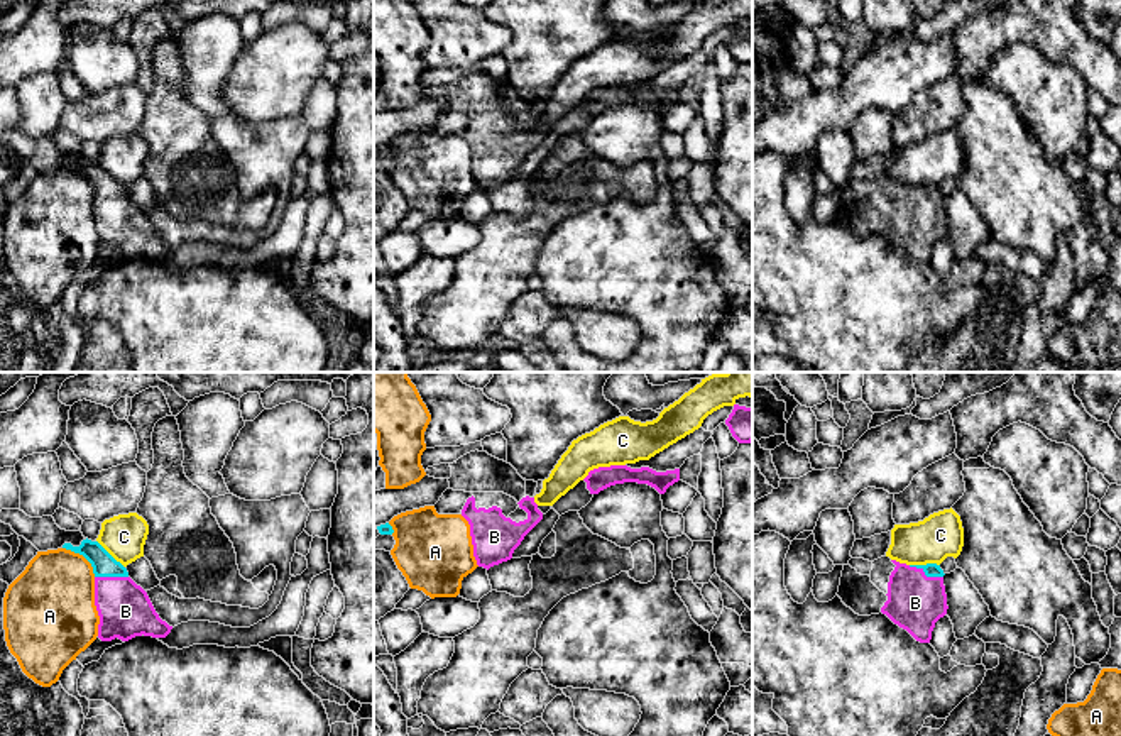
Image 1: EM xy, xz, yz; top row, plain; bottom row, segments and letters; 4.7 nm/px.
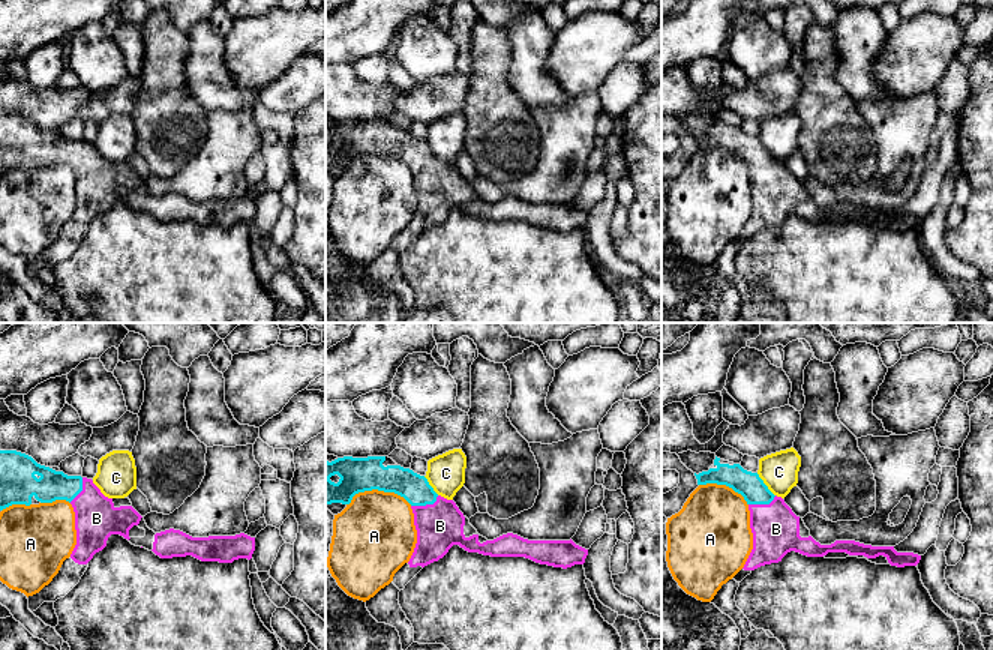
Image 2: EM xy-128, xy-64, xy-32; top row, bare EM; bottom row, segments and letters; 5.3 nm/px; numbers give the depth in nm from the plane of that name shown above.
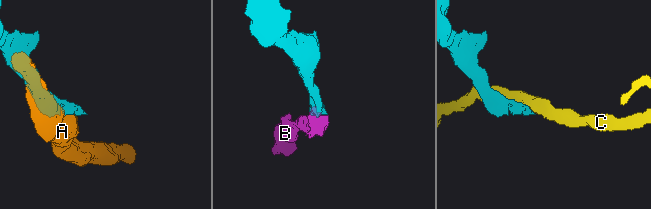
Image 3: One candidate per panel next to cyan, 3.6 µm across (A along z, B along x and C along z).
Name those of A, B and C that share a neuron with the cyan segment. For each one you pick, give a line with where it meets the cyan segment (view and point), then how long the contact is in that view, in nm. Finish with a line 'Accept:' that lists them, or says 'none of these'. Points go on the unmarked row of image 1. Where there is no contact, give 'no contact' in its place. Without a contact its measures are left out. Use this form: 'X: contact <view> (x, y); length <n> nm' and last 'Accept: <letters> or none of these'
B: contact yz (925, 195); length 180 nm
Accept: B

